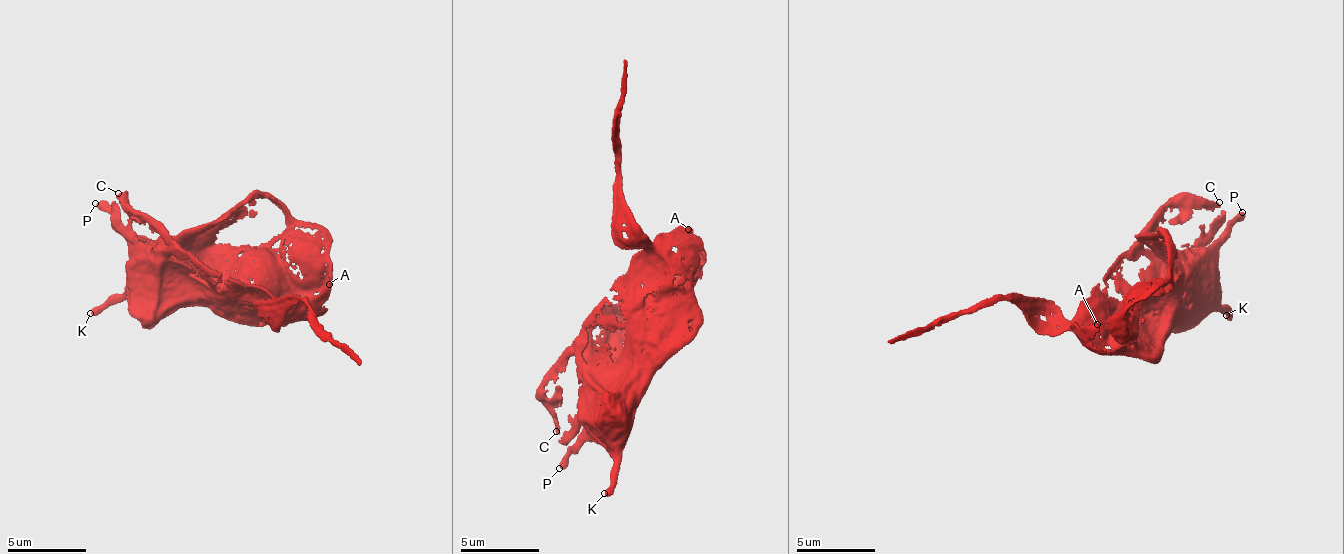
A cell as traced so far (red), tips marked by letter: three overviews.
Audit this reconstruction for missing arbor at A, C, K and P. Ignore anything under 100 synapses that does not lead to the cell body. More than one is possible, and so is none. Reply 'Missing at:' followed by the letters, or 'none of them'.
Missing at: none of them

